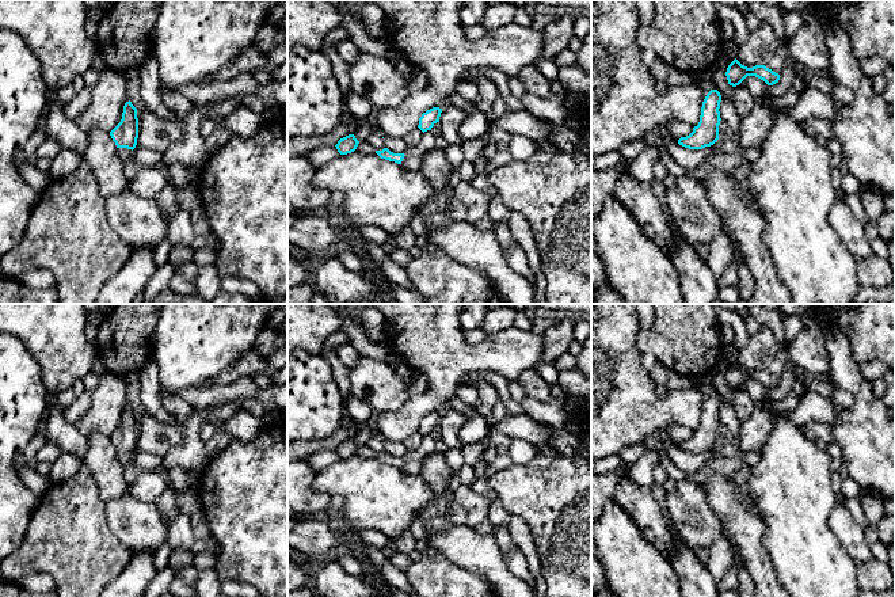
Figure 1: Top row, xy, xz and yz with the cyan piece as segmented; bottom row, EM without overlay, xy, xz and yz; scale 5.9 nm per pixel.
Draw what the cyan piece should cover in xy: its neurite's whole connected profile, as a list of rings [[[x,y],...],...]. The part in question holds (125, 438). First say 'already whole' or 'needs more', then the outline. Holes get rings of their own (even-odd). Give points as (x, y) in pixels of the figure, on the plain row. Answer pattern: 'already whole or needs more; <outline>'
already whole; [[[126,406],[123,410],[121,426],[110,436],[117,452],[134,453],[138,442],[138,422],[137,412],[132,406]]]

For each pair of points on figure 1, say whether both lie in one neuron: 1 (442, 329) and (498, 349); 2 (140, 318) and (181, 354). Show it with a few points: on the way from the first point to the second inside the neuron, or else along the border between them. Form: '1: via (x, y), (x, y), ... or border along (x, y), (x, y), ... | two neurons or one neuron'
1: via (456, 342), (465, 352), (484, 352) | one neuron
2: border along (159, 318), (155, 326), (153, 352), (151, 354) | two neurons

